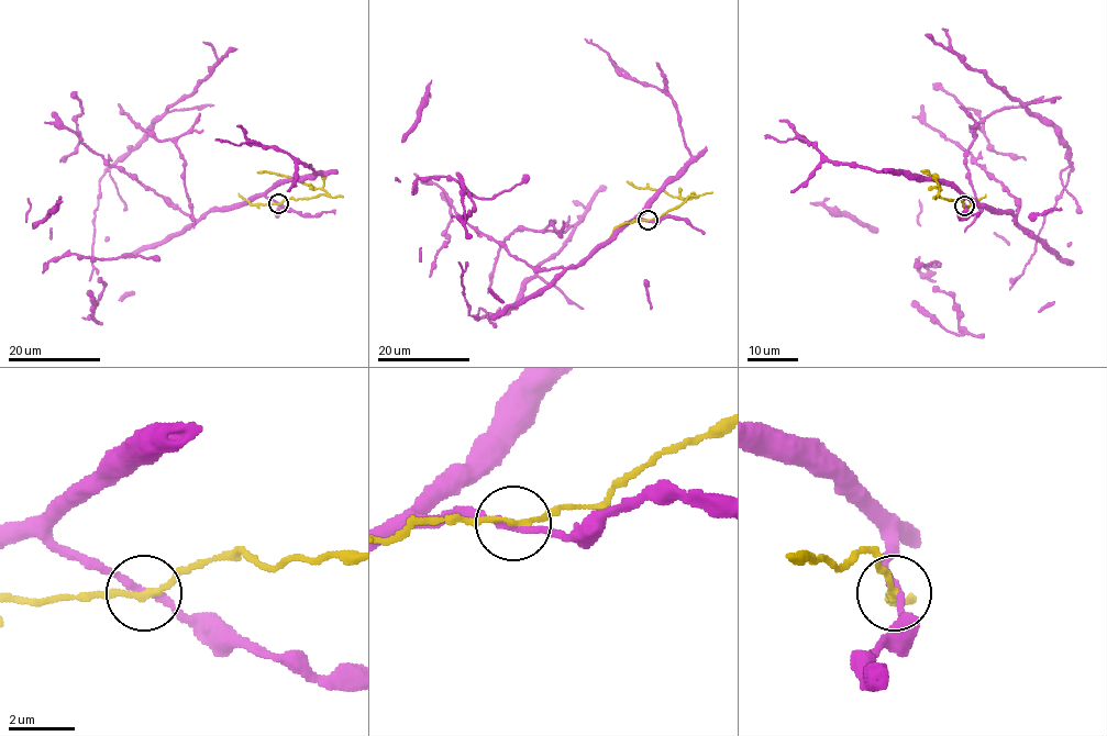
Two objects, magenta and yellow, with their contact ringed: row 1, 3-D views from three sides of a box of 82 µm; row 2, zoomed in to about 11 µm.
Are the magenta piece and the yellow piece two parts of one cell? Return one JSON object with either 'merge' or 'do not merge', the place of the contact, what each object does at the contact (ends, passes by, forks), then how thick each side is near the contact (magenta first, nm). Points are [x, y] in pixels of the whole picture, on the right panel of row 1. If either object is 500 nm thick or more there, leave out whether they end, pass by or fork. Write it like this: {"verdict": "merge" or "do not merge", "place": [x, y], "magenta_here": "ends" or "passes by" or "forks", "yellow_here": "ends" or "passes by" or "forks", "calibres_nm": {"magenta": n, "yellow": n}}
{"verdict": "do not merge", "place": [964, 205], "magenta_here": "passes by", "yellow_here": "passes by", "calibres_nm": {"magenta": 200, "yellow": 170}}

